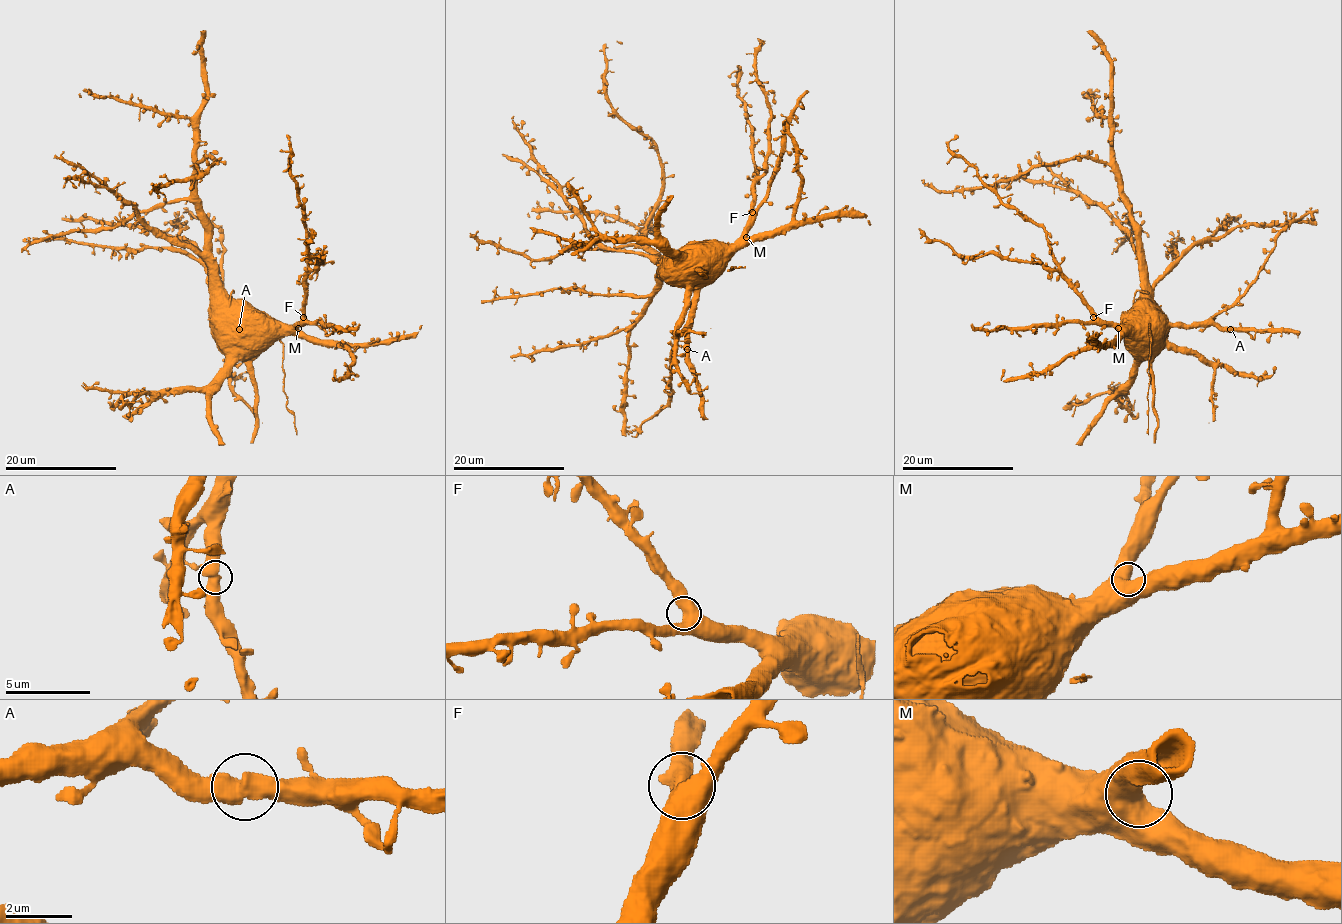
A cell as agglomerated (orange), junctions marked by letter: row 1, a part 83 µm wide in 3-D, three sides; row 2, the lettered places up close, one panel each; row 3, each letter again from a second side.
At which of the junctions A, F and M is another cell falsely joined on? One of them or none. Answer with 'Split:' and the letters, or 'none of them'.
Split: none of them

